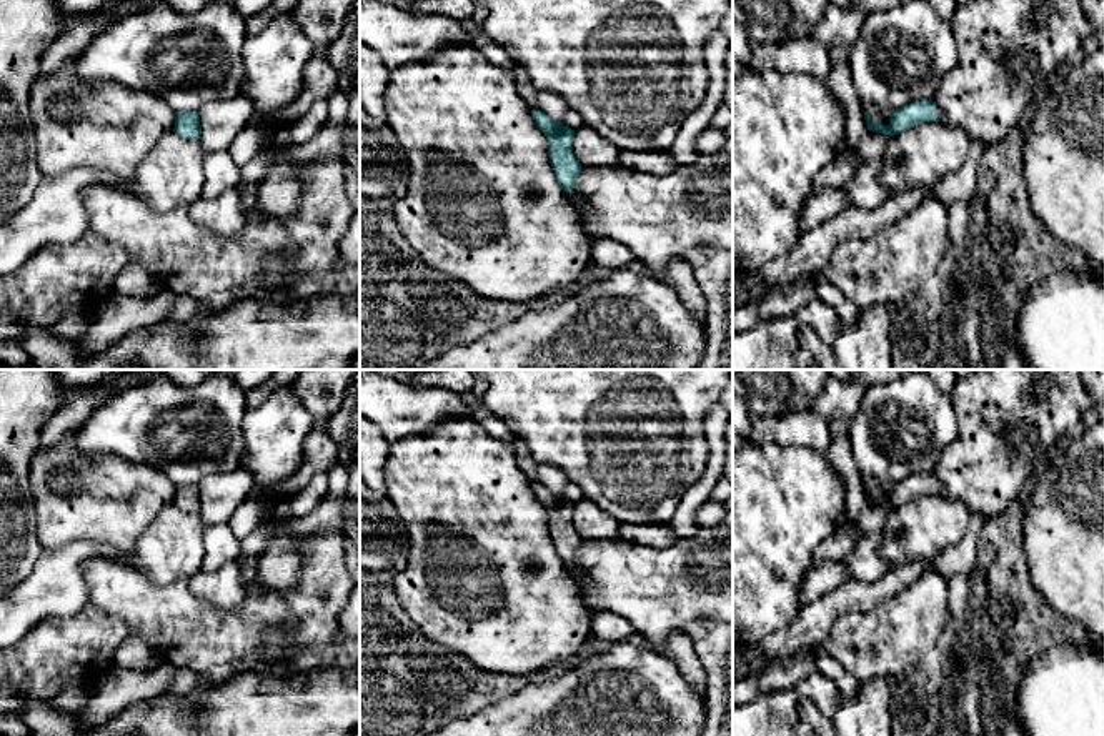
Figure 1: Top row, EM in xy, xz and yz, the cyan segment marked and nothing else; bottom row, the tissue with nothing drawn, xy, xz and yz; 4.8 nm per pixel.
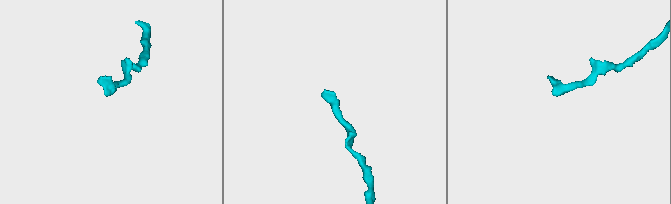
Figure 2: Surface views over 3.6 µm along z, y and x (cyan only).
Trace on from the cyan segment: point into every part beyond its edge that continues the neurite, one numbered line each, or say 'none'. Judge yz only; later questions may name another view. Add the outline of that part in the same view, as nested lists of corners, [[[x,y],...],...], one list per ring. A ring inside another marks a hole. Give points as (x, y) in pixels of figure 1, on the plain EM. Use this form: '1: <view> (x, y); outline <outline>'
1: yz (881, 488); outline [[[861,476],[861,481],[863,481],[863,485],[866,485],[871,490],[871,493],[874,496],[879,496],[883,500],[889,498],[889,495],[893,491],[893,485],[894,485],[888,480],[879,480],[879,478],[873,478],[873,476]]]

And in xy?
1: xy (222, 493); outline [[[245,470],[221,471],[198,483],[205,526],[226,525],[233,511],[255,490],[253,478]]]

